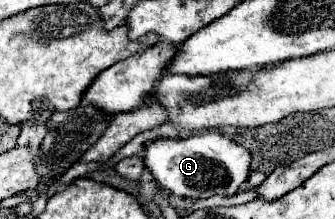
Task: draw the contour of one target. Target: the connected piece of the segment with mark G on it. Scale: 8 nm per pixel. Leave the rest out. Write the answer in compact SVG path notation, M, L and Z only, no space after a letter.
M202 132L188 138L156 138L144 144L144 166L154 180L186 198L208 198L214 194L232 196L250 174L250 152L218 132Z

